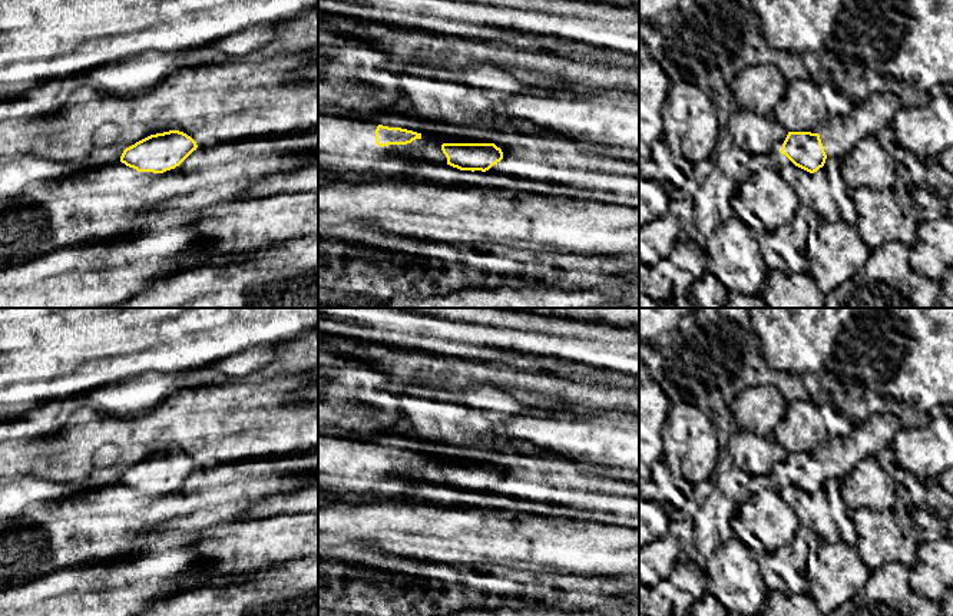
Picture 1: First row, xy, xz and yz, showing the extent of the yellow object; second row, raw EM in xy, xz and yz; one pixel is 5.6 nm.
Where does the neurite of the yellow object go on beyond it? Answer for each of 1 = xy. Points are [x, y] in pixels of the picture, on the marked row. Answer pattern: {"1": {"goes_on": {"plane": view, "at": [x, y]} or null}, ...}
{"1": {"goes_on": null}}

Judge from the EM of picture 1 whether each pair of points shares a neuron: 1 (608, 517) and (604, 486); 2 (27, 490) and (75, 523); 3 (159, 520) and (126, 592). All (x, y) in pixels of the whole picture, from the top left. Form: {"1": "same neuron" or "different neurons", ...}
{"1": "same neuron", "2": "same neuron", "3": "different neurons"}

